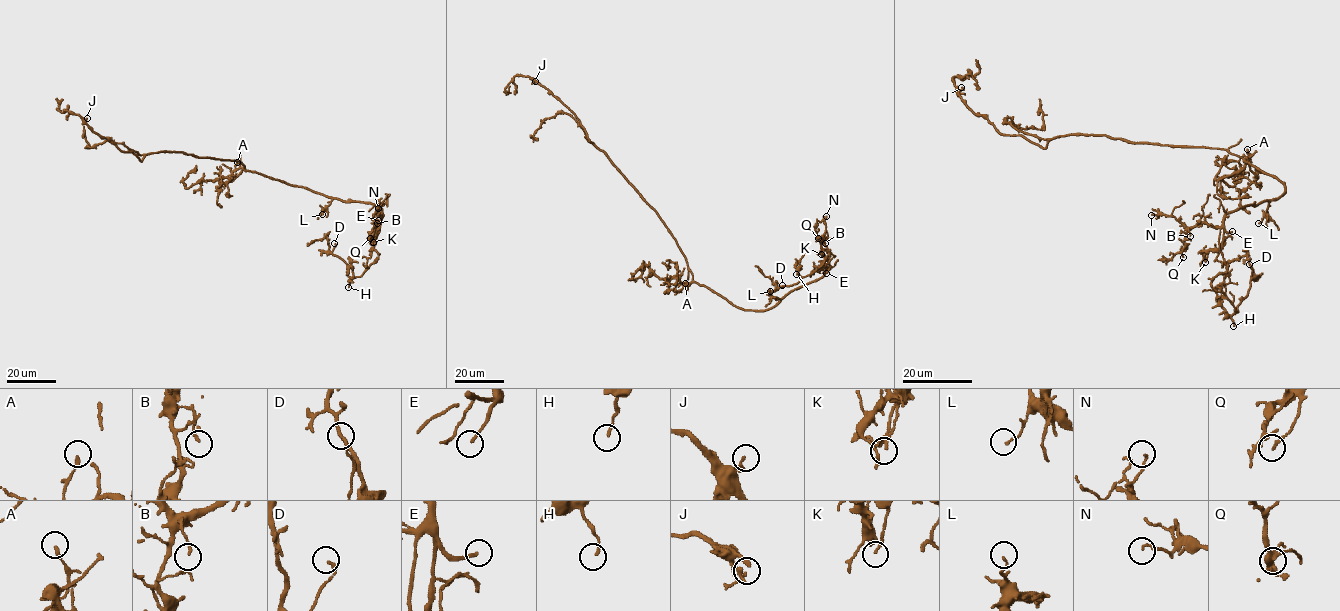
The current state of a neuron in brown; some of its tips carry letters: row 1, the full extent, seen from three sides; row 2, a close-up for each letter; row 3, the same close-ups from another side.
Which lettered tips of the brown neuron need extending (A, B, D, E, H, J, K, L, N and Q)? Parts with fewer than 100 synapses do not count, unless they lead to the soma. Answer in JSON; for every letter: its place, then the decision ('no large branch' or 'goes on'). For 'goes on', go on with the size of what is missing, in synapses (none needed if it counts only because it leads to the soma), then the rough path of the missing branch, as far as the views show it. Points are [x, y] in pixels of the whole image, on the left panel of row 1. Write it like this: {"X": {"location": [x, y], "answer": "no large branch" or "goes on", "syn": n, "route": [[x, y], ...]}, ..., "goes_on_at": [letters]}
{"A": {"location": [237, 162], "answer": "no large branch"}, "B": {"location": [377, 223], "answer": "no large branch"}, "D": {"location": [334, 243], "answer": "no large branch"}, "E": {"location": [378, 220], "answer": "goes on", "route": [[378, 220], [361, 224]]}, "H": {"location": [348, 287], "answer": "no large branch"}, "J": {"location": [87, 118], "answer": "no large branch"}, "K": {"location": [373, 242], "answer": "no large branch"}, "L": {"location": [322, 214], "answer": "no large branch"}, "N": {"location": [378, 208], "answer": "no large branch"}, "Q": {"location": [370, 238], "answer": "no large branch"}, "goes_on_at": ["E"]}

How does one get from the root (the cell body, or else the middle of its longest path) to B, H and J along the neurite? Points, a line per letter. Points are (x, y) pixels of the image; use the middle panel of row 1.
B: (699, 285), (744, 309), (770, 309), (792, 291), (822, 276), (830, 266), (828, 251), (821, 246), (825, 243)
H: (699, 285), (744, 309), (765, 310), (821, 278), (830, 266), (821, 269), (826, 258), (810, 275), (796, 274)
J: (699, 285), (692, 280), (685, 256), (658, 214), (608, 157), (589, 140), (576, 116), (535, 81)

